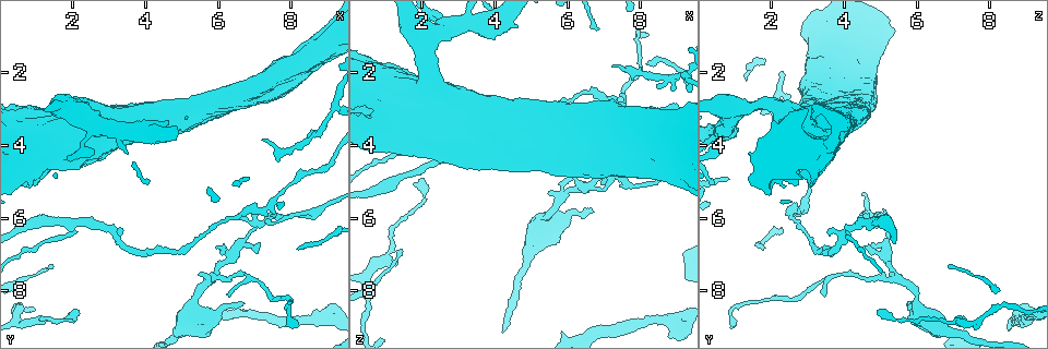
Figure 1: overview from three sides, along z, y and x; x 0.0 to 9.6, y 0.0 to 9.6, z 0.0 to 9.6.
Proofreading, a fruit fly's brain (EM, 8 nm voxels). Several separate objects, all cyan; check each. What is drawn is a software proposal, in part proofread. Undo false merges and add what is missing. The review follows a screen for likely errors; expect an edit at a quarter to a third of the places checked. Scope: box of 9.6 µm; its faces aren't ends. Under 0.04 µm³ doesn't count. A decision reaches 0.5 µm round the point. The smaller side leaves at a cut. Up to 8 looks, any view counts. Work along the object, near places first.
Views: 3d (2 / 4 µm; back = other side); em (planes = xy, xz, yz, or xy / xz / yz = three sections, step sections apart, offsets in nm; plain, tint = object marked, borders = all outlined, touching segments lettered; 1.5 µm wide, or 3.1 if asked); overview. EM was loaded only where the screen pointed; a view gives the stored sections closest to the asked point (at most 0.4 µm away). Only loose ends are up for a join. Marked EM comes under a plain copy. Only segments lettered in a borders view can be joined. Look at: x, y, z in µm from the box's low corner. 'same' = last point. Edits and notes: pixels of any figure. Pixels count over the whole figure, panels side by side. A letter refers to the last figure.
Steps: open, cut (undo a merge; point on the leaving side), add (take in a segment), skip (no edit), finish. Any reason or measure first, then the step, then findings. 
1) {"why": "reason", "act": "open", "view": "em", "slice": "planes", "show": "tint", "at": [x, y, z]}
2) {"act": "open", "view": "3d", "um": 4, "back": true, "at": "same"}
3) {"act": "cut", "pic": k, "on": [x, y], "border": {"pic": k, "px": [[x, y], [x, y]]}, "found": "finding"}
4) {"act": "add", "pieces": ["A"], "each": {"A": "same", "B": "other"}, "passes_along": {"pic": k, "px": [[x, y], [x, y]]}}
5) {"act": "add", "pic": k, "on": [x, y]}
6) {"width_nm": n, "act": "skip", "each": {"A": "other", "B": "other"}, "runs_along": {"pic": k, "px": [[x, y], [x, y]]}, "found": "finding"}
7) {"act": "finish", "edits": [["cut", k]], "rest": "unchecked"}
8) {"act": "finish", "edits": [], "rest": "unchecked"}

{"why": "branch stops here", "act": "open", "view": "3d", "um": 2, "back": true, "at": [6.65, 8.40, 5.85]}

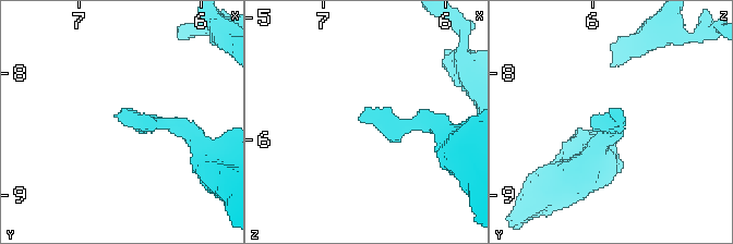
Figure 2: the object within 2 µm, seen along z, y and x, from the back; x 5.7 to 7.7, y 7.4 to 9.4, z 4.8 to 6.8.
{"why": "shape alone is not enough", "act": "open", "view": "em", "slice": "yz", "step": 4, "show": "borders", "at": [6.70, 8.32, 5.82]}

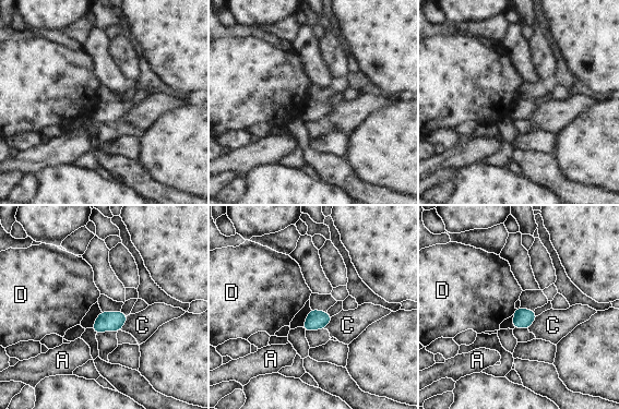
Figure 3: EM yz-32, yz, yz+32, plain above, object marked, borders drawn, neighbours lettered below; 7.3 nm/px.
{"longest_contact_nm": ["C", 130], "act": "skip", "each": {"A": "other", "C": "other", "D": "other"}, "found": "no lettered segment goes on from it"}

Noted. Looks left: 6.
{"why": "sudden change in width", "act": "open", "view": "3d", "um": 4, "at": [8.70, 8.80, 8.85]}

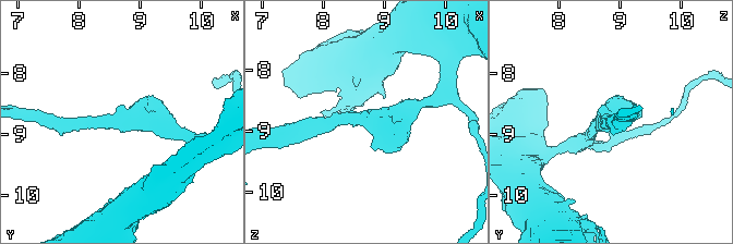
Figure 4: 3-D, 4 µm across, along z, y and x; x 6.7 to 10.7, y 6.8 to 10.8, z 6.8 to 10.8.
{"arm_widths_nm": [220, 220], "why": "shape alone is not enough", "act": "open", "view": "em", "slice": "xy", "step": 8, "show": "tint", "at": [8.70, 8.75, 8.85]}

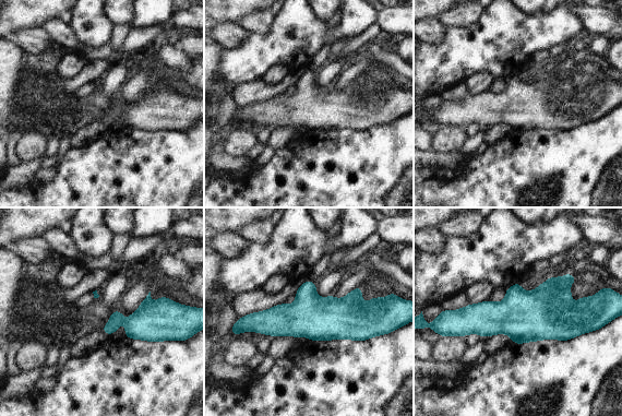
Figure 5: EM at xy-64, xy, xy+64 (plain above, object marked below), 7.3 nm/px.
{"why": "see the neighbours", "act": "open", "view": "em", "slice": "xy", "step": 8, "show": "borders", "at": "same"}

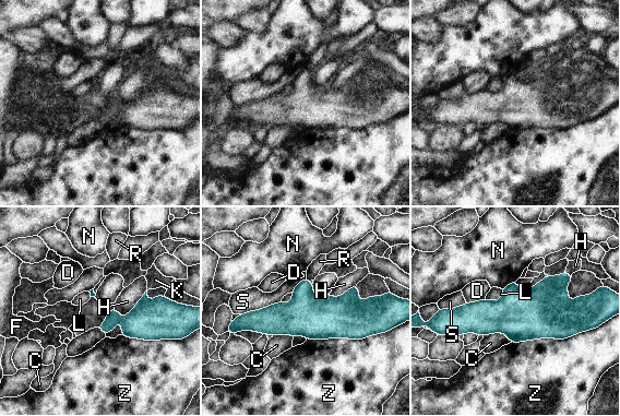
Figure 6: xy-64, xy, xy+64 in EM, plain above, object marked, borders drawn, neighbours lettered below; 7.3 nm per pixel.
{"width_nm": 320, "act": "skip", "each": {"C": "other", "D": "other", "F": "other", "H": "other", "K": "other", "L": "other", "N": "other", "R": "other", "S": "other", "Z": "other"}, "border": {"pic": 6, "px": [[502, 289], [498, 300], [486, 299]]}, "found": "all the same neuron"}

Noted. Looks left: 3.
{"why": "branch stops here", "act": "open", "view": "em", "slice": "planes", "show": "borders", "at": [1.30, 8.75, 7.20]}

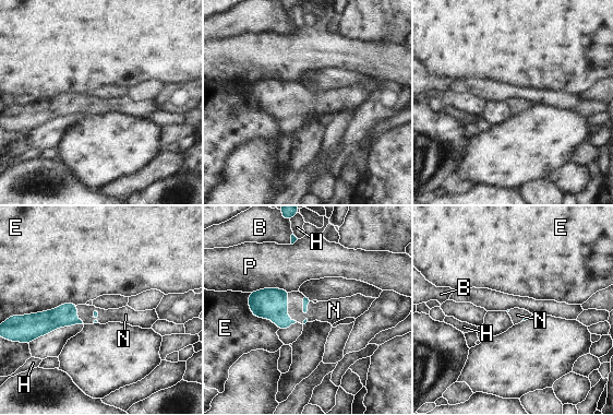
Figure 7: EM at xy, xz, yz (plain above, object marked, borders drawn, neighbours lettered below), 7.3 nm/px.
{"act": "add", "pieces": ["N"], "each": {"B": "other", "E": "other", "H": "other", "N": "same", "P": "other"}, "passes_along": {"pic": 7, "px": [[269, 303], [287, 308], [321, 311]]}, "found": "it goes on there"}

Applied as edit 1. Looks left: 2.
{"act": "finish", "edits": [["add", 7]], "rest": "unchecked"}

